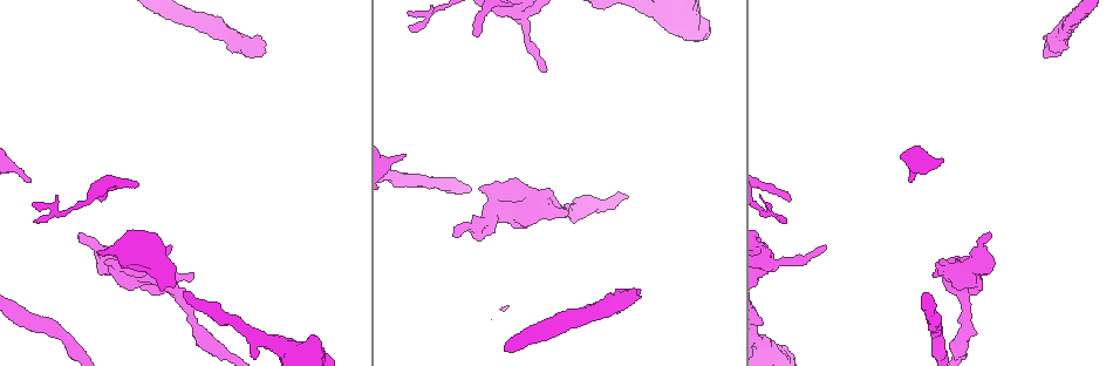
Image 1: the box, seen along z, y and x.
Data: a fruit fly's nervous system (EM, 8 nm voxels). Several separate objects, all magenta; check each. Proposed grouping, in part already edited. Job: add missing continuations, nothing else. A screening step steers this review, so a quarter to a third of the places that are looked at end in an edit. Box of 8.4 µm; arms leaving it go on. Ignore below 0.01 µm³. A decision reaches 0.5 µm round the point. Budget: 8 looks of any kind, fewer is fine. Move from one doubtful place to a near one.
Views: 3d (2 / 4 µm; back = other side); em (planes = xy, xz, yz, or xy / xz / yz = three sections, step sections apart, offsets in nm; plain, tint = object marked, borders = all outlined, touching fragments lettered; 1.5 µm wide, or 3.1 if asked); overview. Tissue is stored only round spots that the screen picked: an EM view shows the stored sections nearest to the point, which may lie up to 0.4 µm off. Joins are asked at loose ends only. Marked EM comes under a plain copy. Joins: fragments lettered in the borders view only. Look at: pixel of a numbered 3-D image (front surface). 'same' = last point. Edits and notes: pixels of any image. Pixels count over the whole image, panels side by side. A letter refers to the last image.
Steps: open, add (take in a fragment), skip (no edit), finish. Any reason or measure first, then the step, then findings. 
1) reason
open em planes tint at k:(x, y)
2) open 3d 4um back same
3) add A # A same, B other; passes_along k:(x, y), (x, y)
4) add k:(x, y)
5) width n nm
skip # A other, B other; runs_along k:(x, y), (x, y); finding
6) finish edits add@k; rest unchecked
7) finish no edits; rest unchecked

free end
open 3d 2um back at 1:(526, 224)

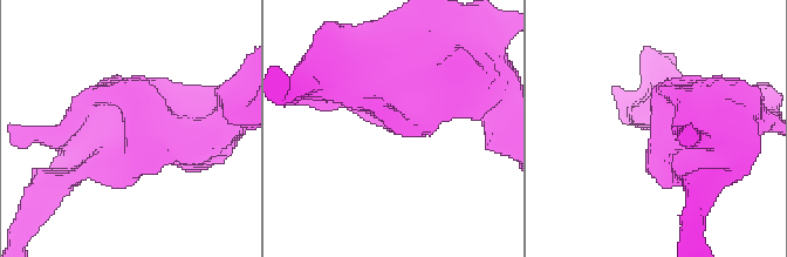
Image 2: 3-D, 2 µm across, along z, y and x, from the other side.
shape alone is not enough
open em planes borders at 2:(124, 90)

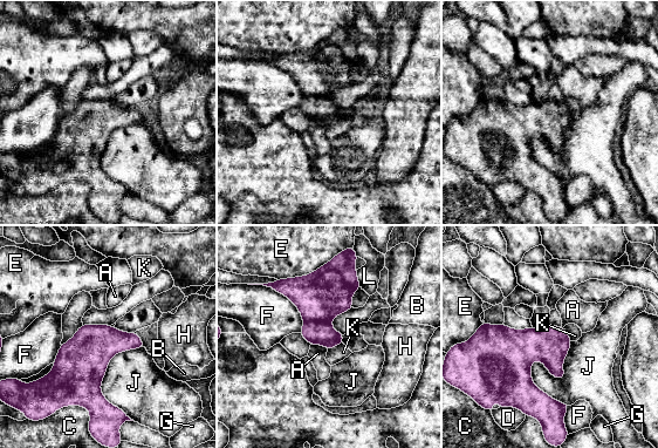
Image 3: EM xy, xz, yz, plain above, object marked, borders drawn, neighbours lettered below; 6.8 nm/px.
skip # A other, B other, C other, D other, E other, F other, G other, H other, J other, K other, L other; border 3:(571, 341), (569, 405); none of them fits

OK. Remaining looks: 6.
an open end
open em xy step 4 tint at 1:(546, 71)

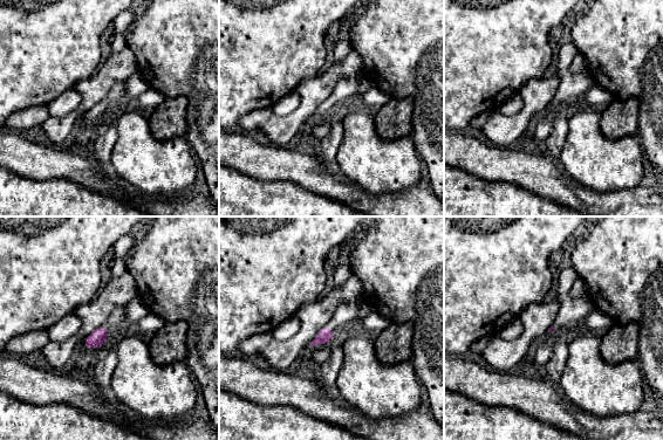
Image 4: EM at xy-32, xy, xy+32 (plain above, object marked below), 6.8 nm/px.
open em planes borders same

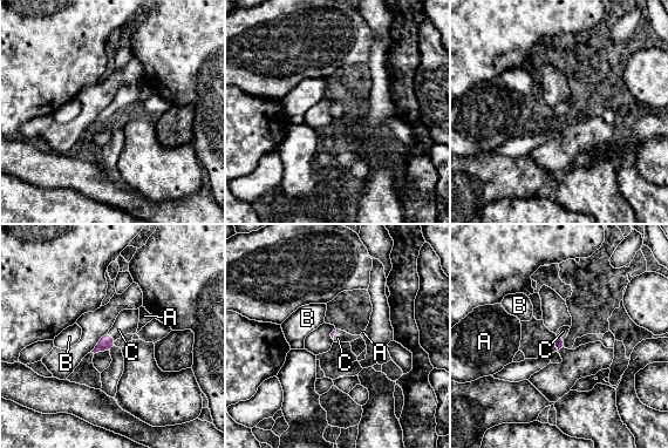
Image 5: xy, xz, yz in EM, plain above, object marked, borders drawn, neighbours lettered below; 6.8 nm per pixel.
add C # A other, B other, C same; passes_along 5:(559, 340), (559, 336), (563, 331); it goes on there

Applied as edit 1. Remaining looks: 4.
open overview

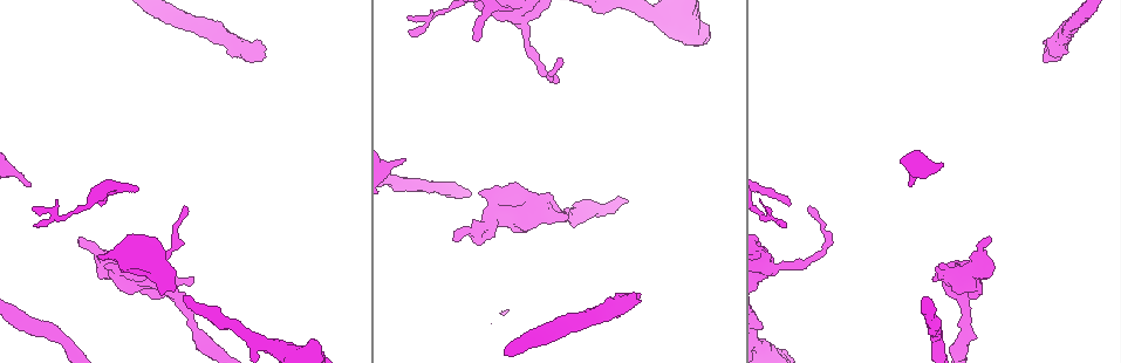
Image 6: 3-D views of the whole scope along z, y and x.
branch stops here
open em yz step 4 borders at 6:(475, 40)

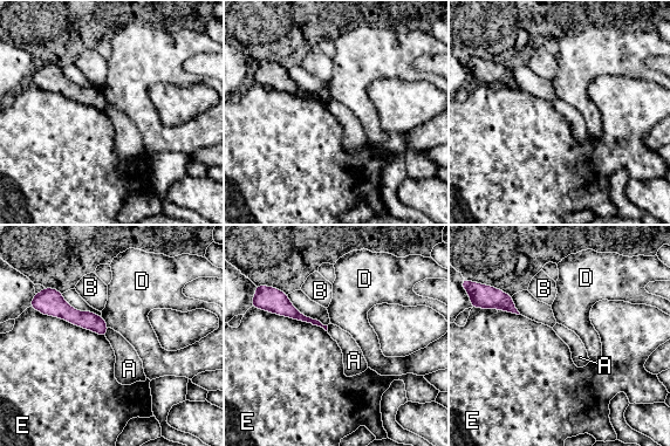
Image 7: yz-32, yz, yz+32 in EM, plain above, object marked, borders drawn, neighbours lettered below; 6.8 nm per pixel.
skip # A other, B other, D other, E other; no lettered fragment goes on from it

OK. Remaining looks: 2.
finish edits add@5; rest unchecked

